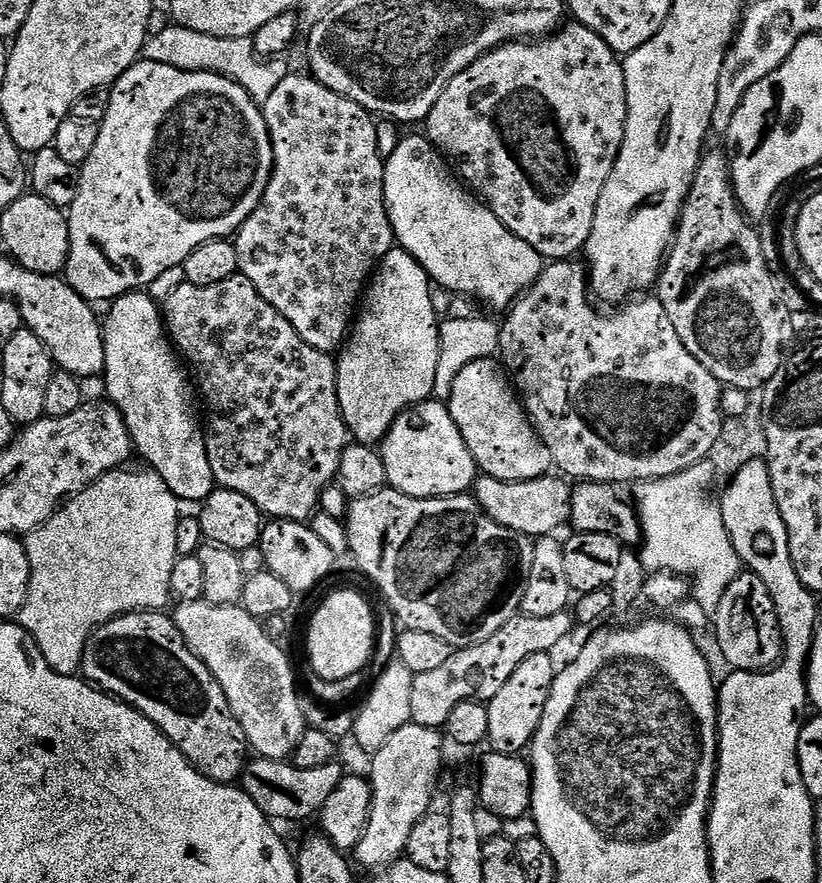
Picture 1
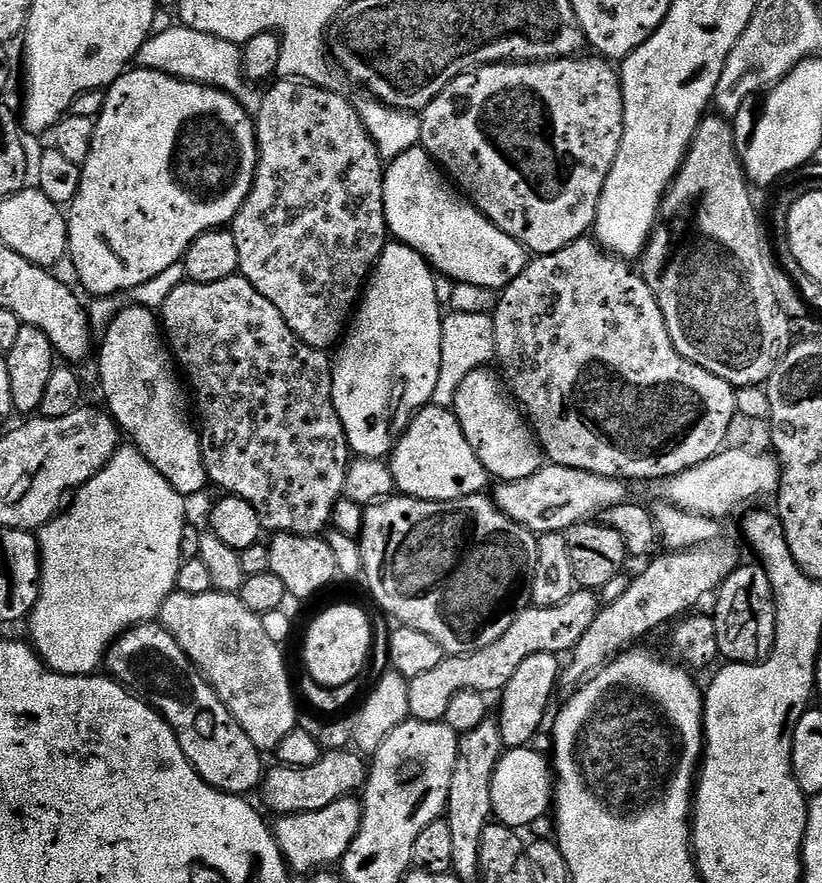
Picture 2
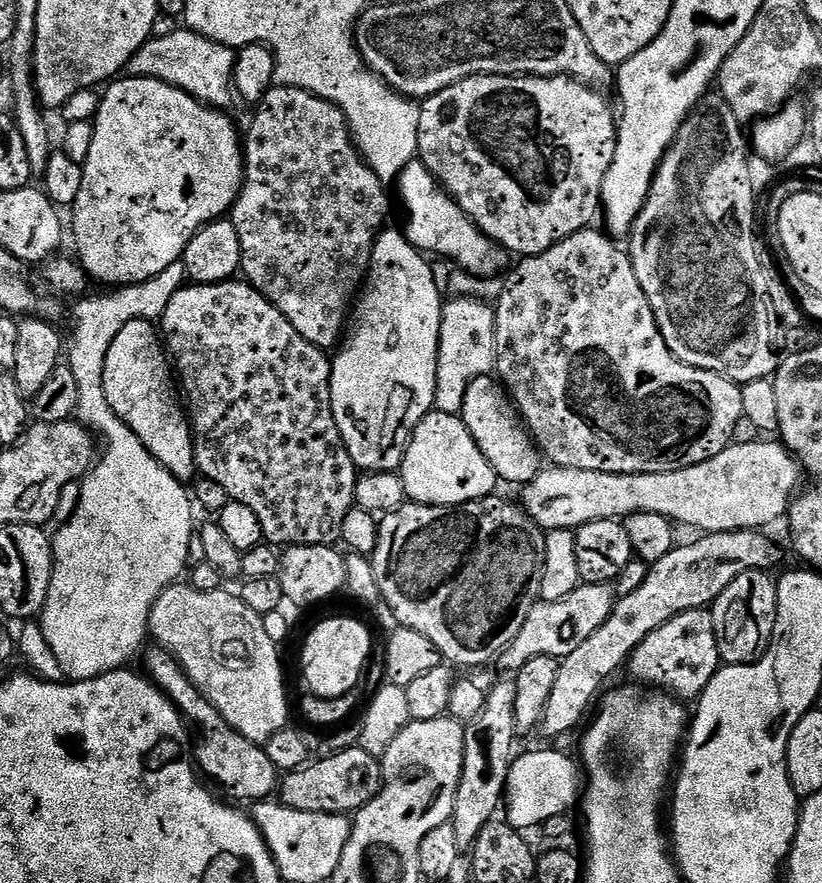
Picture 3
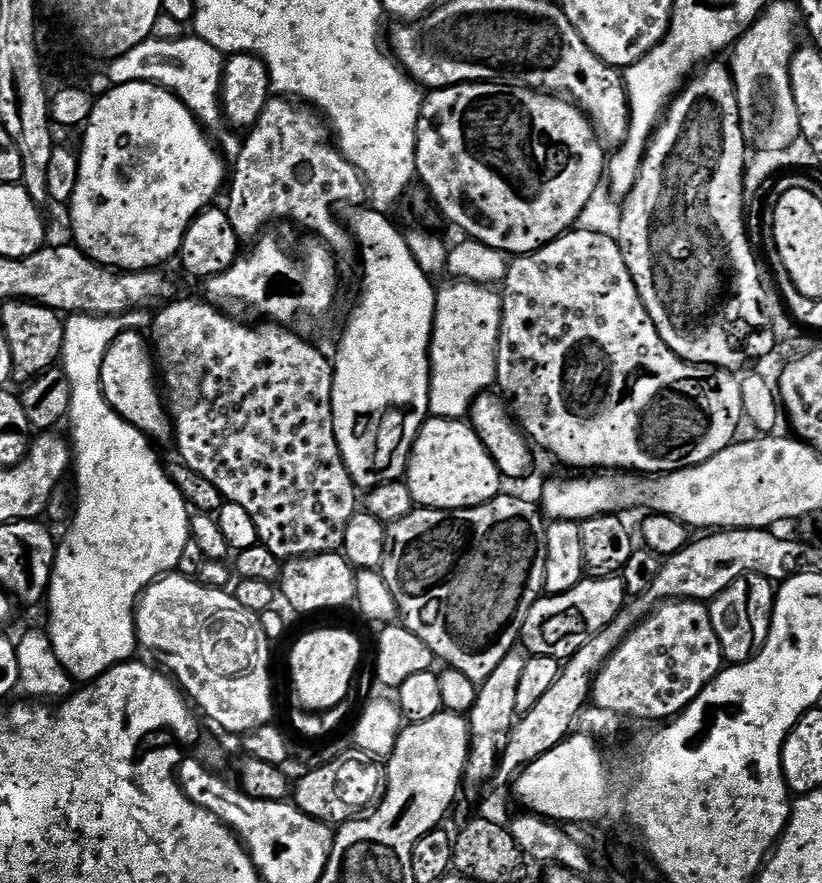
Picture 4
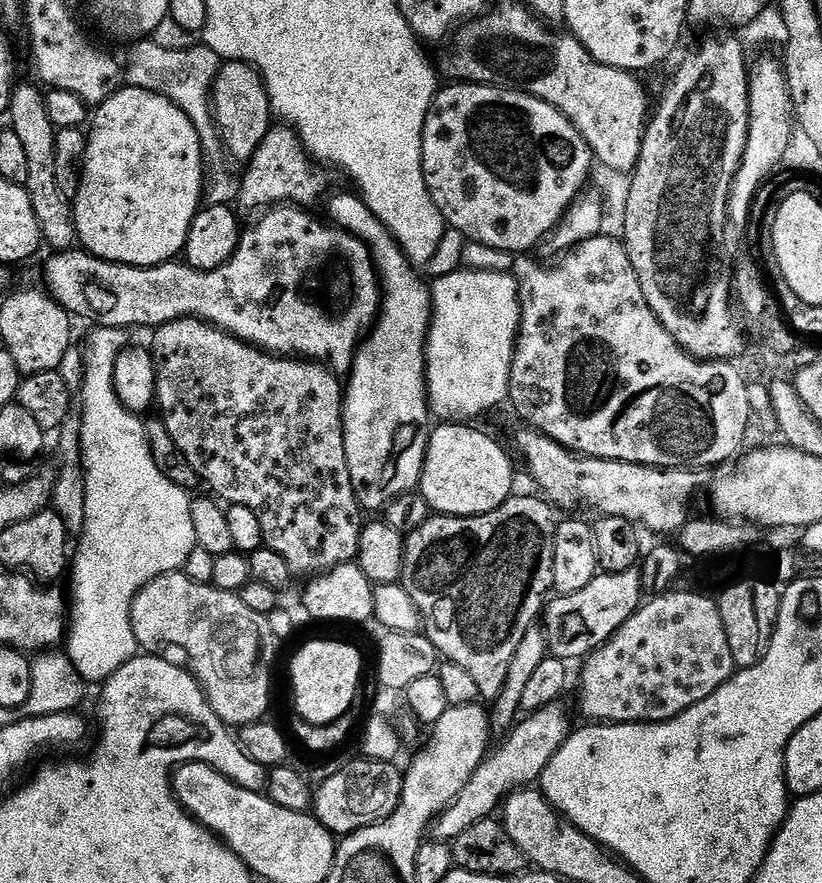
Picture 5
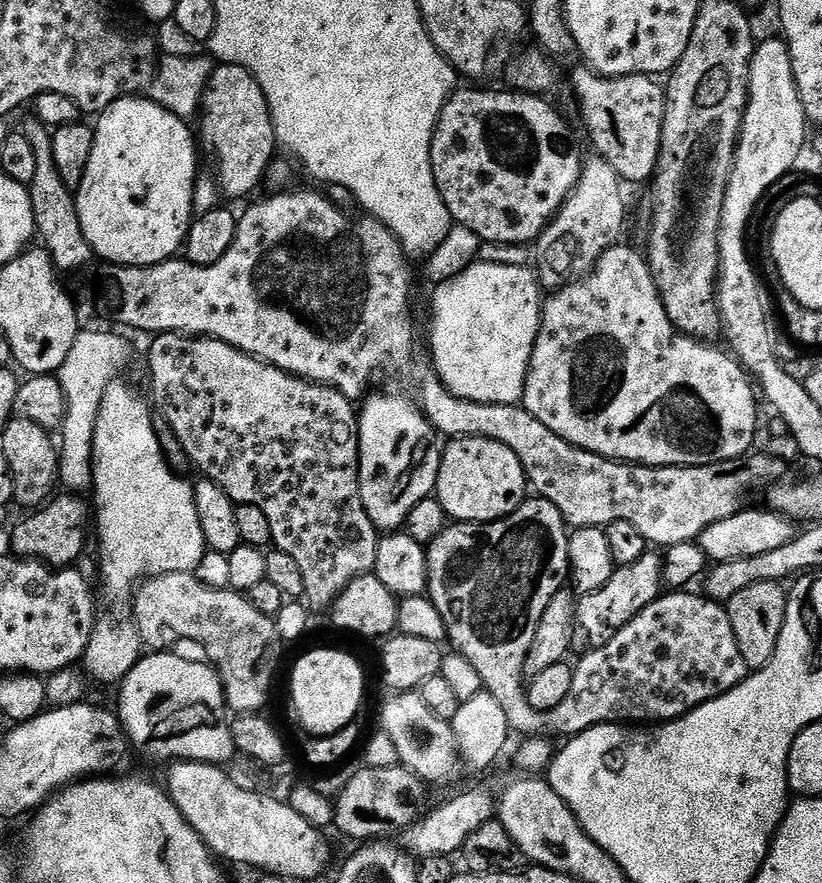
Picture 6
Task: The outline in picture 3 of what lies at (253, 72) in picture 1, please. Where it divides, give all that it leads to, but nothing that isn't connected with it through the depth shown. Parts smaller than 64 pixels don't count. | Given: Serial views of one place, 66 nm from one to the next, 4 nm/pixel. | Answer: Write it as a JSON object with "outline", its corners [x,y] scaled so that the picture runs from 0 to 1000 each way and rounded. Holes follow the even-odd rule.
{"outline":[[[220,32],[197,42],[186,42],[170,54],[153,78],[156,86],[185,87],[231,105],[234,110],[264,125],[275,125],[285,113],[283,79],[286,55],[263,49],[230,32]]]}

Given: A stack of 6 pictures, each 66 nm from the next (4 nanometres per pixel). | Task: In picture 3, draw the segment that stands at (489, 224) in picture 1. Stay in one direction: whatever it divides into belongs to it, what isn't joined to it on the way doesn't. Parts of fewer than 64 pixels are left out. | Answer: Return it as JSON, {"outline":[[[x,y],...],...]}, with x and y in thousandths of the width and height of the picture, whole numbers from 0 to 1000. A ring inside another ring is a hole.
{"outline":[[[510,183],[496,186],[491,190],[491,196],[487,198],[484,212],[487,212],[487,227],[491,230],[491,240],[496,243],[496,255],[490,255],[489,262],[502,280],[516,288],[527,285],[530,290],[546,290],[556,299],[556,305],[580,315],[614,307],[613,282],[594,267],[586,266],[578,251],[536,213],[517,186]]]}

